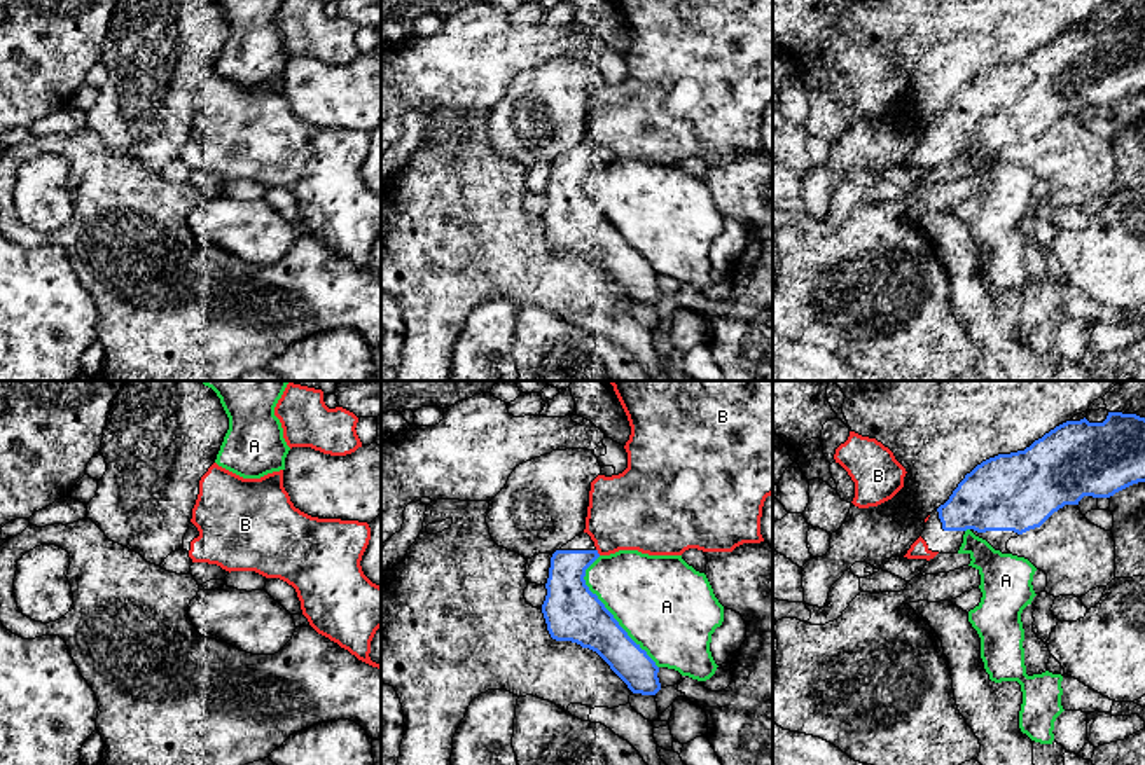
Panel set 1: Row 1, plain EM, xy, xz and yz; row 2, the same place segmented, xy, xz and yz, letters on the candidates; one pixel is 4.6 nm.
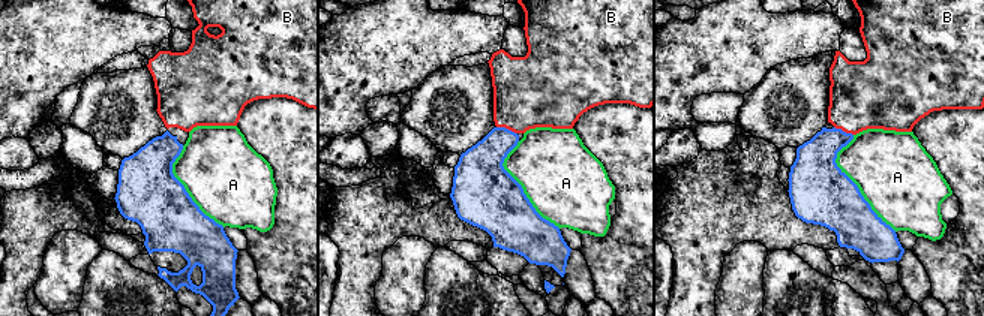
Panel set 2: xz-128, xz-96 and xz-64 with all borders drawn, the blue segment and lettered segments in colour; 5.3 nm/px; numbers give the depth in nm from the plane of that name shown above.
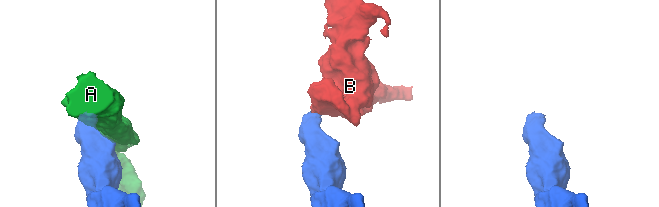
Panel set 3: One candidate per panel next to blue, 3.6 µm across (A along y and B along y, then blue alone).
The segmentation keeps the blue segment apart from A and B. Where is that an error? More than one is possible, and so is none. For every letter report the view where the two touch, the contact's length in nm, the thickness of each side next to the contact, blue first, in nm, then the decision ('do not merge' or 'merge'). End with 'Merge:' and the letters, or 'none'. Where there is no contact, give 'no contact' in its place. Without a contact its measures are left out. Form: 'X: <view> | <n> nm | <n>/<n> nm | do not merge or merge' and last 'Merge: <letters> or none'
A: xz | 600 nm | 260/420 nm | do not merge
B: xz | 40 nm | 200/360 nm | merge
Merge: B

